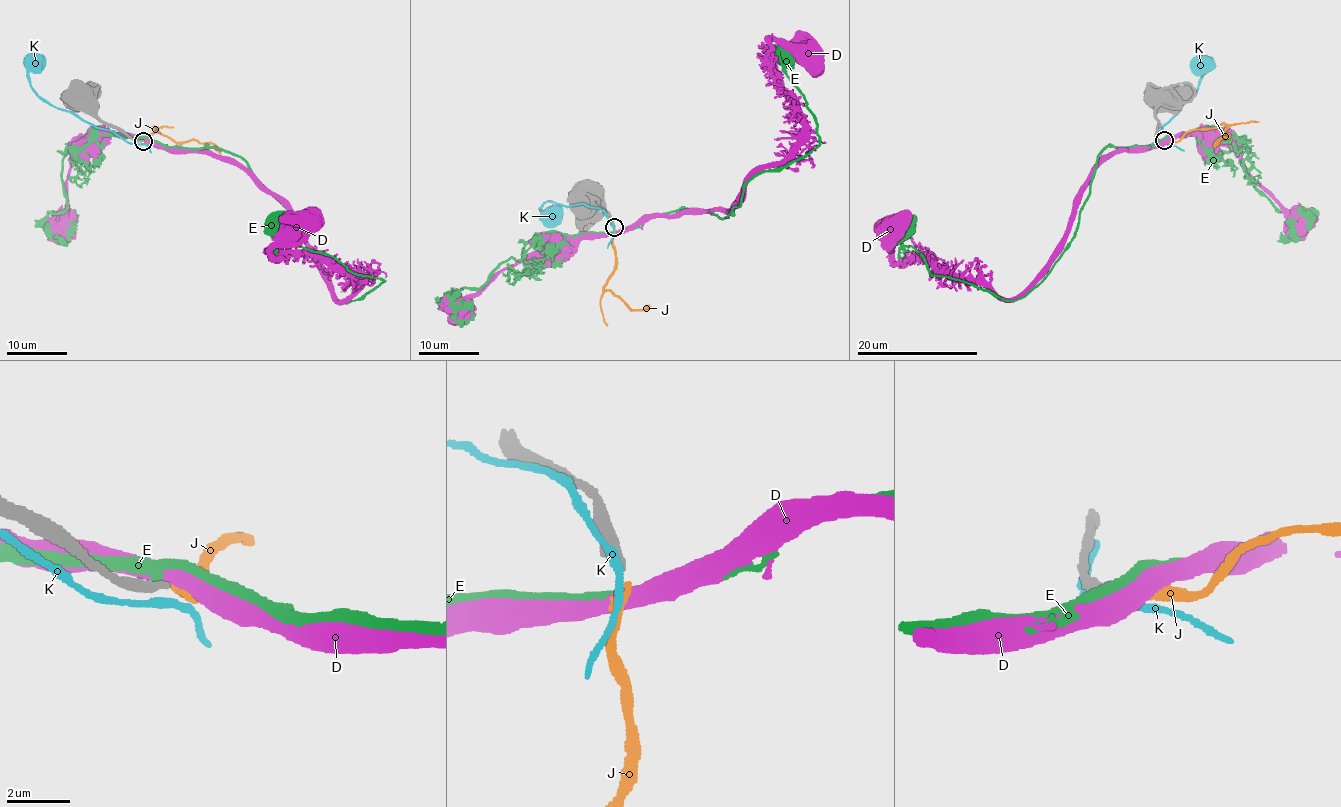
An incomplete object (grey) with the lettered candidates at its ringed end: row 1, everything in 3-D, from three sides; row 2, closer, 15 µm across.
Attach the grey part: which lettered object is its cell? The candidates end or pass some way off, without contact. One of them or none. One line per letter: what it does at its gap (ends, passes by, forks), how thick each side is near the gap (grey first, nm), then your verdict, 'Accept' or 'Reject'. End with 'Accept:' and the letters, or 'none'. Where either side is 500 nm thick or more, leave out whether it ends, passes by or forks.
D: Thickness 240 nm (grey) against 500 nm. Reject
E: It passes by. Thickness 240 nm (grey) against 280 nm. Reject
J: It ends there. Thickness 240 nm (grey) against 190 nm. Accept
K: It passes by. Thickness 240 nm (grey) against 240 nm. Reject
Accept: J

